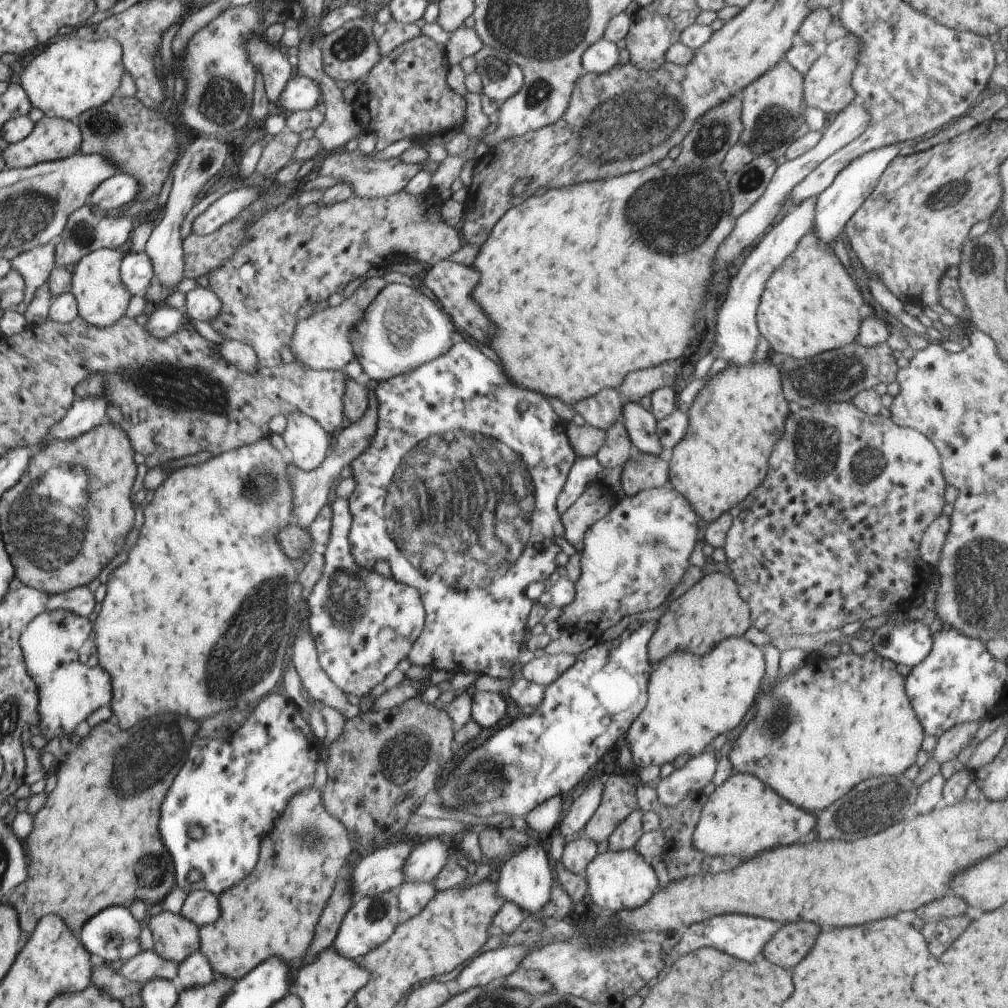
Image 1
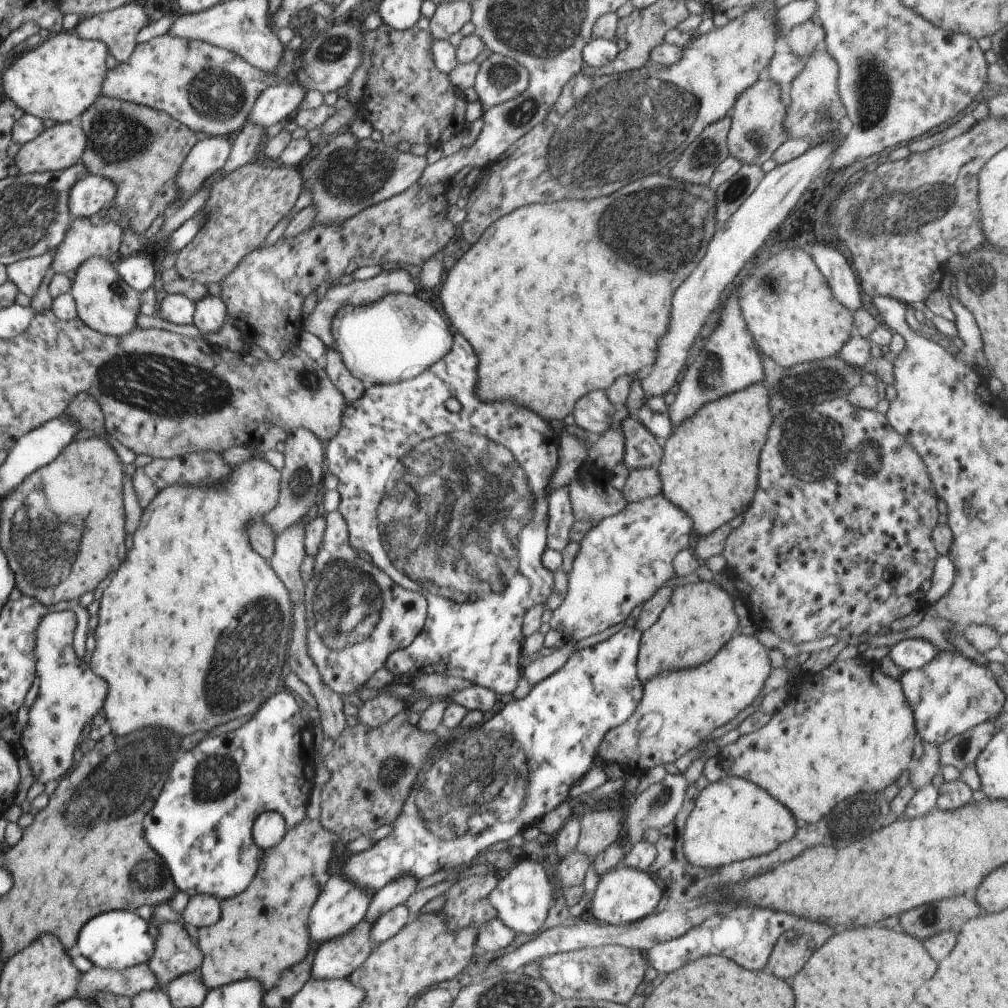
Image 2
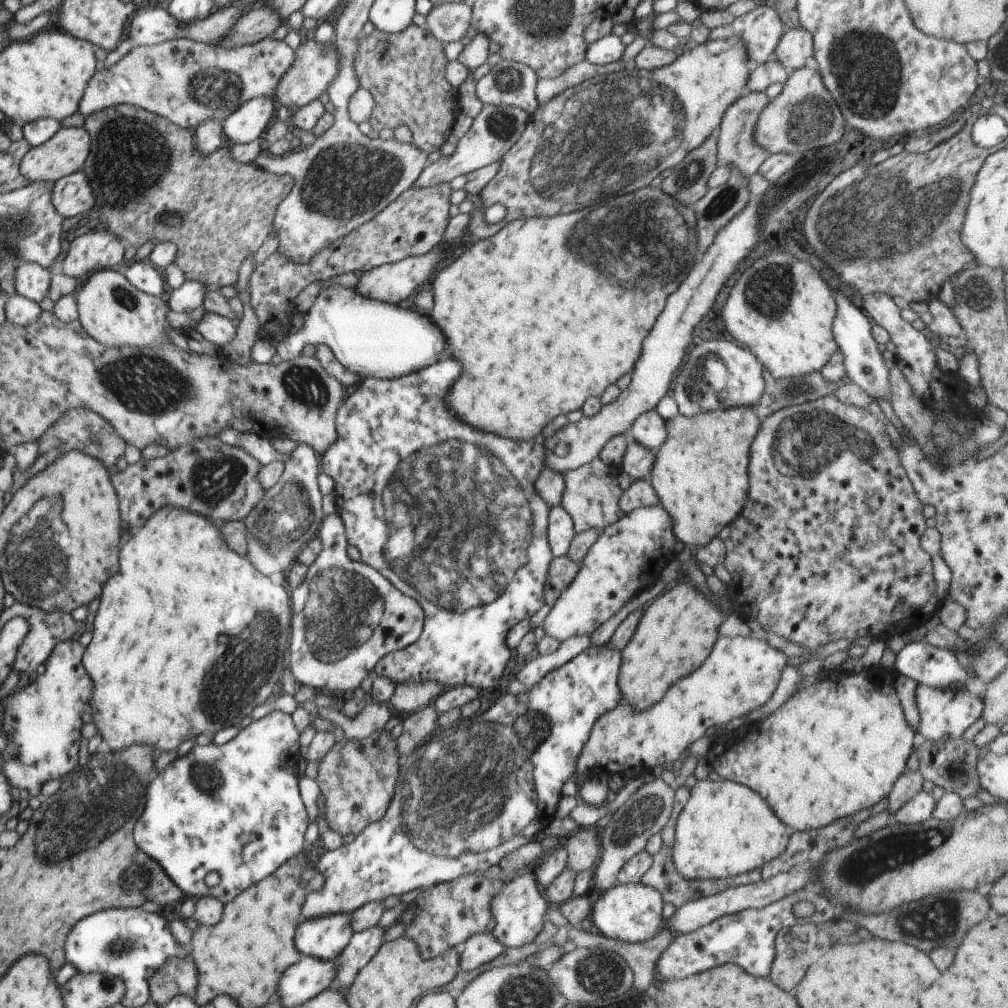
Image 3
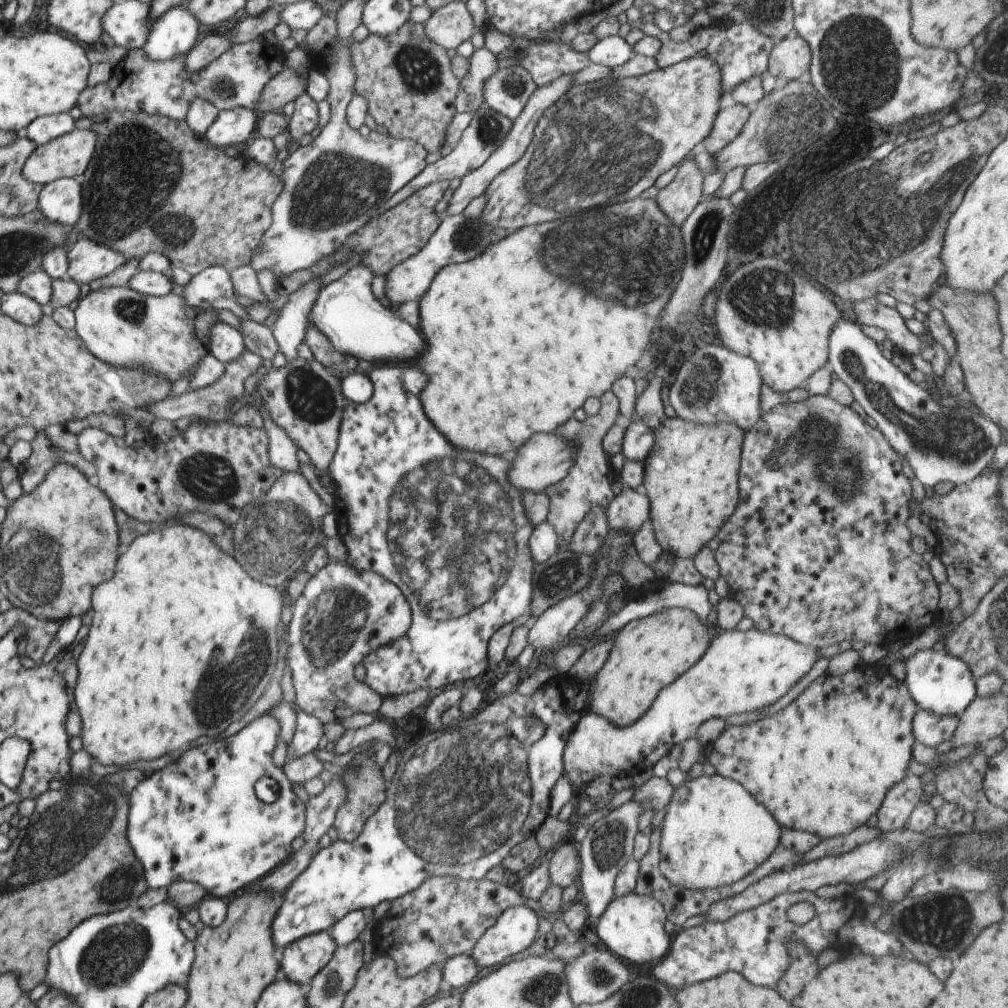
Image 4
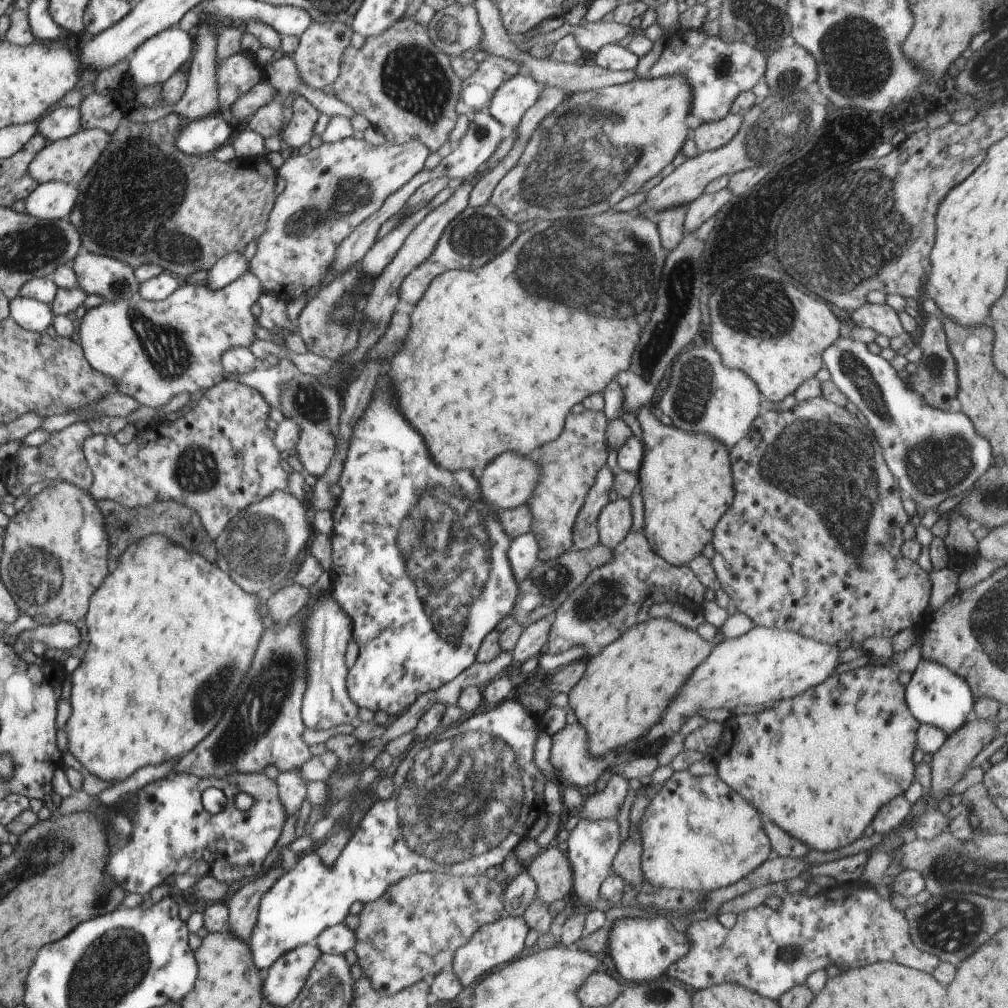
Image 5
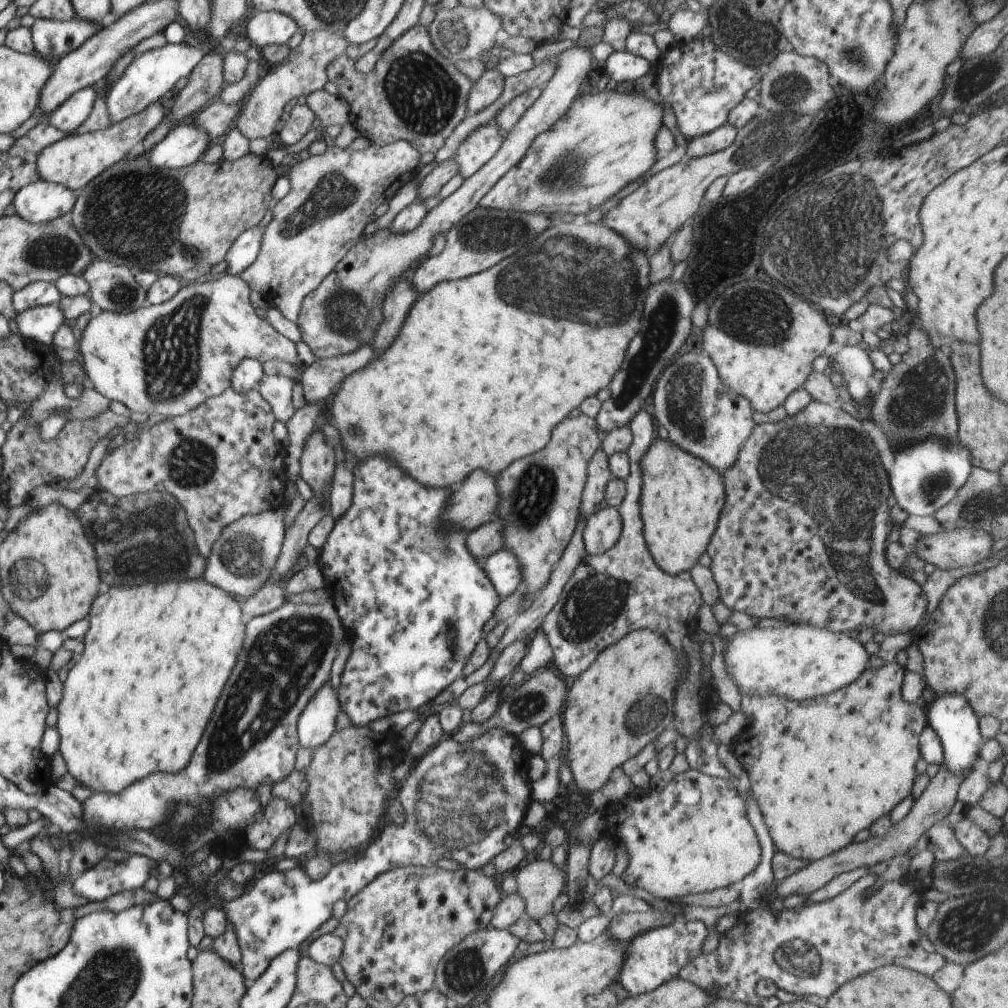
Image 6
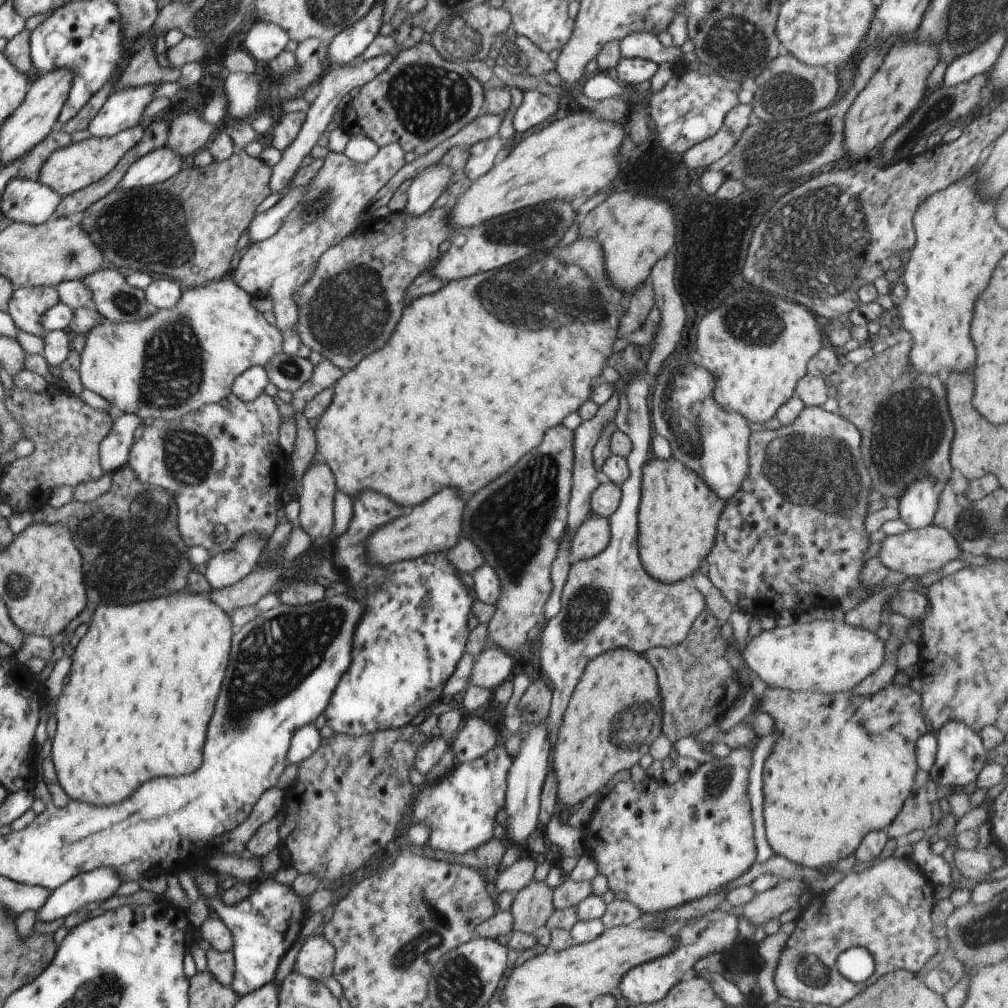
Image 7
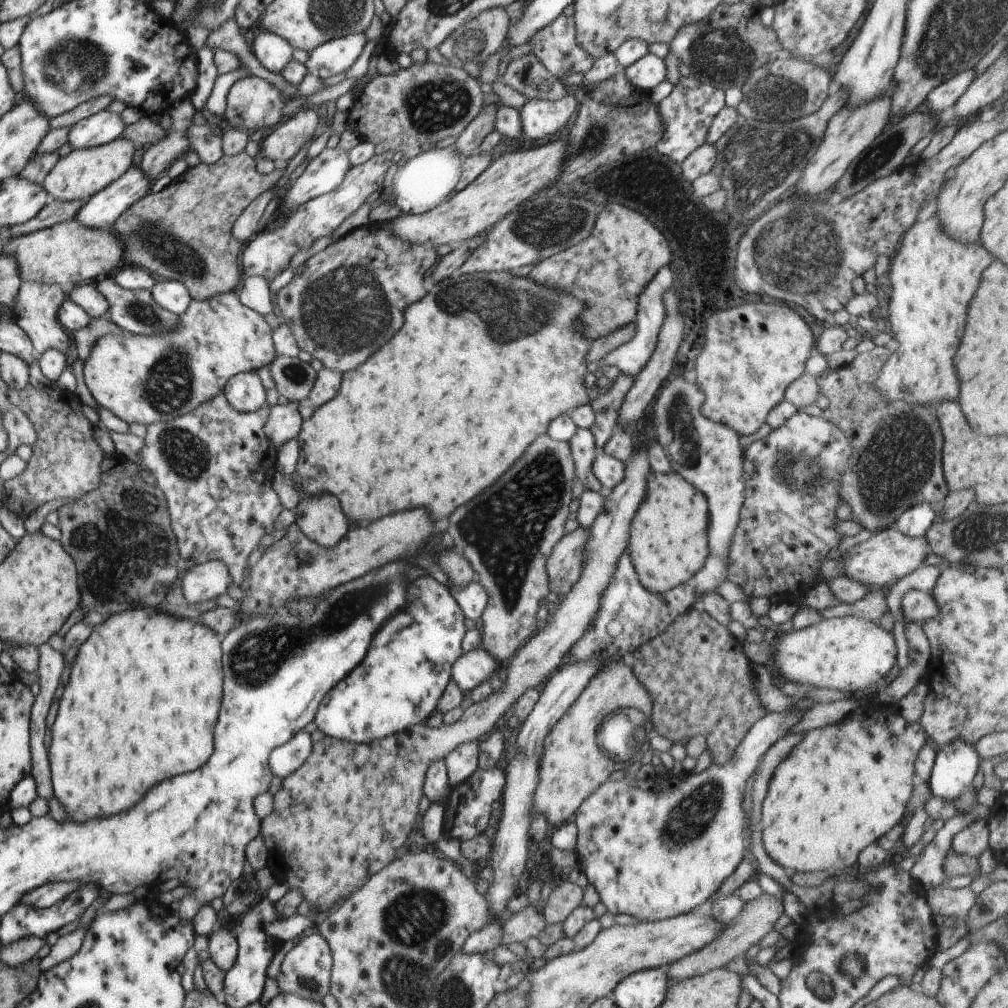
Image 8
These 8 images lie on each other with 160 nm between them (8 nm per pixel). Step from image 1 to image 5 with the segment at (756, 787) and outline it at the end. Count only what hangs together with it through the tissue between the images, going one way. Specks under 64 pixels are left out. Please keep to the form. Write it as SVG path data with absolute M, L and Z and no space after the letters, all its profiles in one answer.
M676 771L663 783L661 791L650 801L642 817L643 856L641 869L645 880L652 887L666 887L669 889L689 890L690 892L709 893L722 886L730 886L741 878L747 877L755 868L758 868L766 859L773 855L771 844L760 822L760 812L745 798L742 798L731 786L728 786L717 774L696 776L686 771Z

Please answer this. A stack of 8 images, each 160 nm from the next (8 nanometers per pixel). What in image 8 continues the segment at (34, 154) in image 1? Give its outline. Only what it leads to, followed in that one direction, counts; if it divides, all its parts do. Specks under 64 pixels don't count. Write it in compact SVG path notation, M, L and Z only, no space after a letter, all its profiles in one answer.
M121 137L100 146L74 149L67 156L58 158L42 186L50 199L88 200L106 185L120 178L138 160L139 153L140 150L132 141Z

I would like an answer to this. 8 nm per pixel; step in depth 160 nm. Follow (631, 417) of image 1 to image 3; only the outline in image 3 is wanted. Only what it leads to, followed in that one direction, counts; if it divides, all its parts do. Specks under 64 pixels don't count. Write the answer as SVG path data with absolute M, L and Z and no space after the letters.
M630 436L627 437L627 440L627 450L621 463L622 470L628 474L632 481L646 480L648 482L652 473L652 466L654 466L654 460L656 460L655 451L642 448Z

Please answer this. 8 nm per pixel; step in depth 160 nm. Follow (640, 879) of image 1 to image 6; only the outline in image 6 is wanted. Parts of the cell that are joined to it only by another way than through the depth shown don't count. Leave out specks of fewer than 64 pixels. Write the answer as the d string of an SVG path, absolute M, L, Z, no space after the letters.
M675 919L671 924L651 928L626 943L623 965L617 978L631 995L652 992L678 976L688 961L691 962L702 953L705 938L708 938L708 928L700 921Z

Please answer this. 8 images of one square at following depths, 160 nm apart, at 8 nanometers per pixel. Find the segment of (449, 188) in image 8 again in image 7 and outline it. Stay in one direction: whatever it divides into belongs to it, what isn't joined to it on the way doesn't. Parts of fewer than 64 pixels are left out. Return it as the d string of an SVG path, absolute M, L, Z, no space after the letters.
M436 164L417 174L408 188L408 202L405 214L413 217L420 216L434 206L437 198L444 192L453 174L448 167Z

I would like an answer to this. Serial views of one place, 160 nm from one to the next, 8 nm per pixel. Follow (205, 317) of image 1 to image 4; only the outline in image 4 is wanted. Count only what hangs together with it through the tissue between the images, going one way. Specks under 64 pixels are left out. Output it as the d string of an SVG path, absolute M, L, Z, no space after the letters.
M218 322L210 330L209 352L222 364L238 360L246 350L241 333L224 322Z

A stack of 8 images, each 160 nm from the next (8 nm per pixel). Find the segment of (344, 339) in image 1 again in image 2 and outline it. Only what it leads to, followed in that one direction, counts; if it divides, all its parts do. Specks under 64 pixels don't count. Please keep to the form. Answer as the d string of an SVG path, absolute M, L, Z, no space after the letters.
M384 268L378 276L371 279L363 281L355 280L348 285L338 284L335 287L329 287L327 293L324 293L324 296L319 298L314 310L309 314L303 315L302 330L317 336L324 343L327 350L328 348L335 350L335 340L333 339L331 324L333 318L342 307L347 307L348 305L352 305L353 307L369 305L390 293L414 295L414 292L416 292L416 284L414 284L413 278L408 271L402 268L392 270Z

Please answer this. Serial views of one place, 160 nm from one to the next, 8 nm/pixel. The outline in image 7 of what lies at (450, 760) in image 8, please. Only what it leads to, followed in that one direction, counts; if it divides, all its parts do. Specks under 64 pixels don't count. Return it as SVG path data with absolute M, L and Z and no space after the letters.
M475 712L466 715L465 721L454 736L454 742L451 745L456 752L452 768L486 754L497 742L493 728L486 723L483 717Z

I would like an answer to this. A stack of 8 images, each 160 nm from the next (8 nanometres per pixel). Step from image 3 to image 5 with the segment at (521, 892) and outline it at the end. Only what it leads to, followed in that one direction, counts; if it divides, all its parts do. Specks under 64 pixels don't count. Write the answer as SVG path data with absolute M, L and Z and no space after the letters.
M505 915L492 924L481 926L473 934L473 937L455 952L453 964L450 969L461 980L463 988L466 988L472 982L480 980L488 970L492 972L500 964L508 964L514 958L518 958L518 954L524 950L524 942L526 942L529 929L524 917Z

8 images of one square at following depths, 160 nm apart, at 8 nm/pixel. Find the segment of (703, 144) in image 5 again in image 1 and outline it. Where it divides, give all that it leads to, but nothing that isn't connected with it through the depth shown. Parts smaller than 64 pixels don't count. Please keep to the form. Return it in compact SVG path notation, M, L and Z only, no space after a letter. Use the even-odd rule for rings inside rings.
M784 58L766 74L762 74L762 77L746 86L740 93L740 120L744 130L740 134L739 143L746 144L754 156L766 152L768 155L776 154L776 158L780 158L790 138L798 138L805 132L806 122L804 114L801 113L804 104L802 90L803 74L798 74ZM783 144L784 146L781 146Z

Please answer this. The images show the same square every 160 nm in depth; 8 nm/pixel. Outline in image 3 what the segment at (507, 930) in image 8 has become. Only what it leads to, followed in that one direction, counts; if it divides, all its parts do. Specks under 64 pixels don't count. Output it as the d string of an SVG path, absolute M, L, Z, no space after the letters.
M584 828L570 836L565 843L567 852L567 868L577 874L593 868L600 857L600 840L598 830Z

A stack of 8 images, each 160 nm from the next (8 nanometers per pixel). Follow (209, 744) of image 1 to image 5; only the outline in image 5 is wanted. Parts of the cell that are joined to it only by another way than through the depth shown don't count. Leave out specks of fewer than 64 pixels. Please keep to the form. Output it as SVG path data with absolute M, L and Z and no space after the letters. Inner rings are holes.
M264 772L230 773L223 777L197 777L192 773L171 774L166 778L148 784L148 786L144 786L144 788L140 788L140 790L138 790L138 808L134 808L134 812L128 812L128 814L130 814L130 820L132 820L132 824L134 824L134 832L131 833L130 844L126 844L124 848L120 848L120 852L118 852L118 854L110 860L110 864L106 866L106 872L110 872L110 874L114 876L114 880L118 880L118 885L122 885L127 892L137 892L140 895L148 894L152 888L163 884L162 882L164 882L165 878L173 874L189 874L190 876L197 876L198 879L206 875L212 875L217 881L224 883L226 886L231 885L233 882L240 882L240 880L244 881L244 878L252 878L252 876L256 876L256 874L262 874L264 870L262 862L266 860L266 856L268 856L268 854L274 850L274 847L277 846L280 834L283 832L282 827L287 820L286 807L283 806L282 801L278 796L277 782L274 779L269 778ZM210 786L220 788L227 797L225 810L217 815L208 813L202 805L202 792L204 792L206 788L210 788ZM240 792L246 792L246 794L252 796L253 804L246 811L241 811L234 806L234 796L235 794L240 794Z

